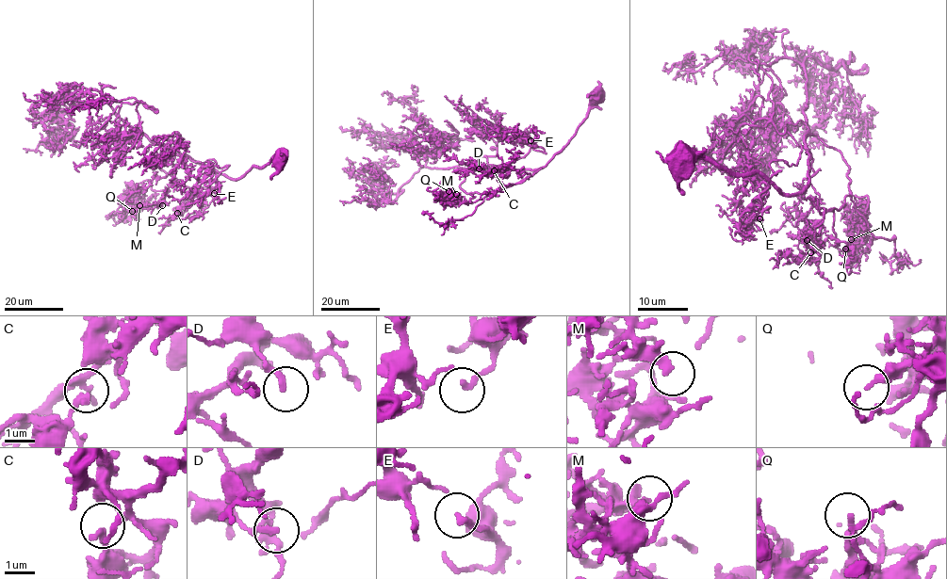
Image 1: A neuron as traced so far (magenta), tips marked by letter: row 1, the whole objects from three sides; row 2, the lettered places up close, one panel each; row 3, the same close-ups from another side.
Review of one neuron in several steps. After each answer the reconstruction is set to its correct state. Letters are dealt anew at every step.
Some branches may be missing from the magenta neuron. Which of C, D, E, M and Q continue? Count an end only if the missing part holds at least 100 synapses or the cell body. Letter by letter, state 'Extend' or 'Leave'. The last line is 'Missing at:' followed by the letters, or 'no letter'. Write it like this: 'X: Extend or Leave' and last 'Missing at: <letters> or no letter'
C: Leave
D: Leave
E: Leave
M: Leave
Q: Leave
Missing at: no letter

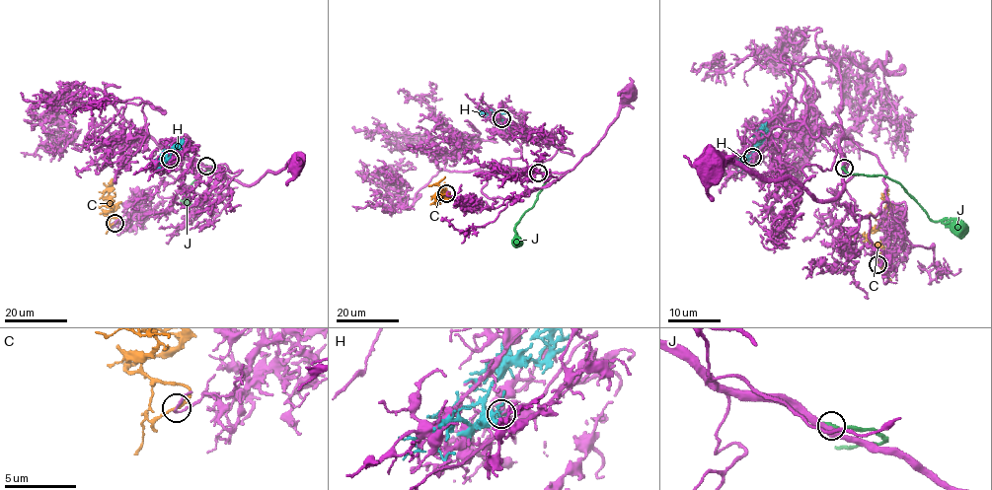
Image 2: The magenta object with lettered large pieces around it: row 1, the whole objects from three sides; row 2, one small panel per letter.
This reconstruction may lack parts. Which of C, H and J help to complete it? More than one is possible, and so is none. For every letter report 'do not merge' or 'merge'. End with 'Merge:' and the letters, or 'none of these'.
C: do not merge
H: do not merge
J: do not merge
Merge: none of these

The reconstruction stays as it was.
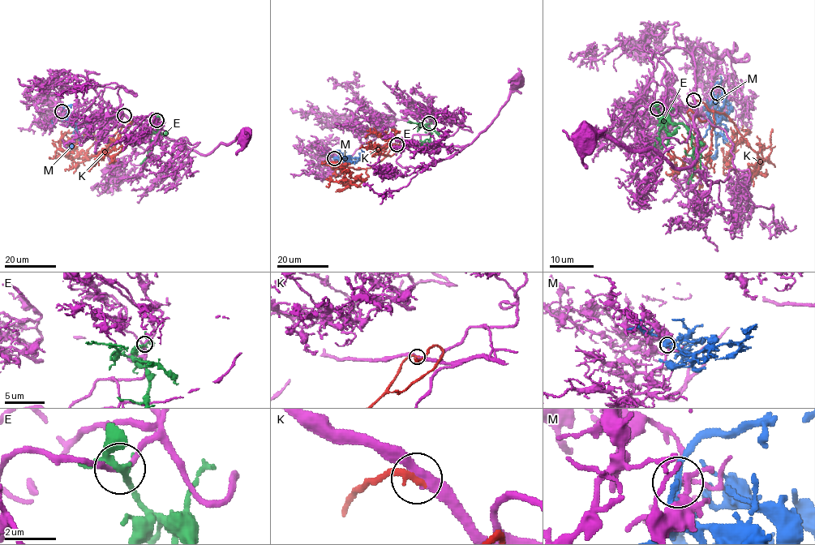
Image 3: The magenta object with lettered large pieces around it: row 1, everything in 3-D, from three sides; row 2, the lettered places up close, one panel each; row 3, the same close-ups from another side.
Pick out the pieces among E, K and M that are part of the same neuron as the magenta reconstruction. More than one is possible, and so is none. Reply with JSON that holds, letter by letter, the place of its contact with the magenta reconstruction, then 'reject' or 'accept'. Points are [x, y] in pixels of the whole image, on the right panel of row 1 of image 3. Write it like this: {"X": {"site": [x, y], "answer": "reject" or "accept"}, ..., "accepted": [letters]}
{"E": {"site": [657, 109], "answer": "reject"}, "K": {"site": [693, 100], "answer": "accept"}, "M": {"site": [718, 93], "answer": "reject"}, "accepted": ["K"]}

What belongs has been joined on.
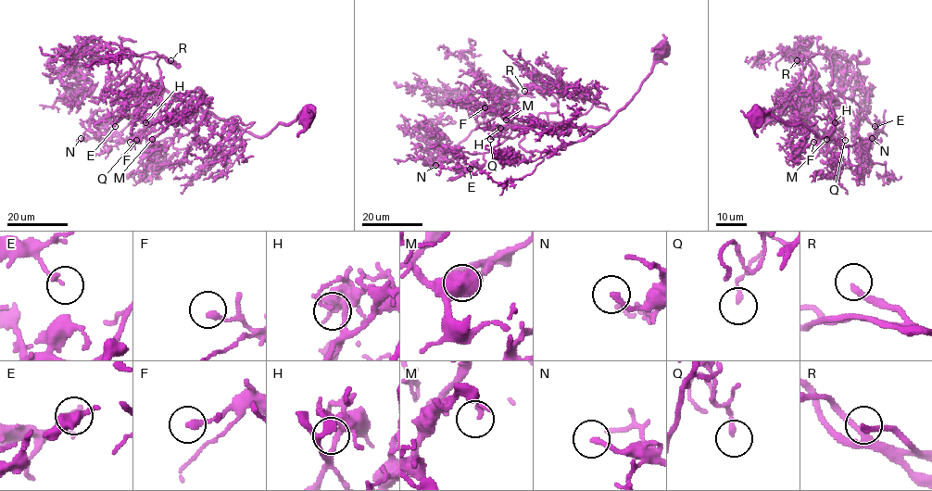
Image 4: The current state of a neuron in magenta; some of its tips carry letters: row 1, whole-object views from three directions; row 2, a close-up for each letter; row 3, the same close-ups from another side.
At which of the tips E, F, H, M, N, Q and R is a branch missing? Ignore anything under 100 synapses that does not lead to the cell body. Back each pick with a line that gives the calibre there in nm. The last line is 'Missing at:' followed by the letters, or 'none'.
R: calibre 220 nm
Missing at: R

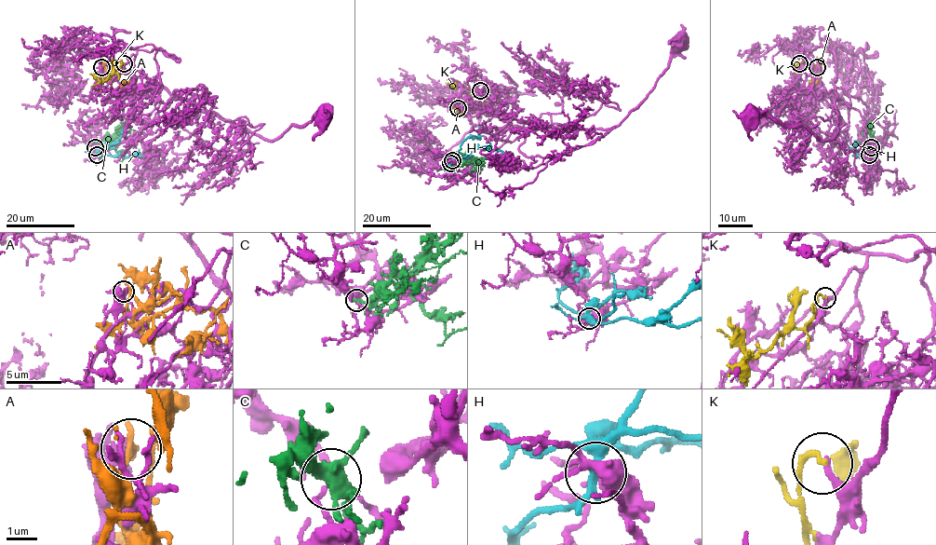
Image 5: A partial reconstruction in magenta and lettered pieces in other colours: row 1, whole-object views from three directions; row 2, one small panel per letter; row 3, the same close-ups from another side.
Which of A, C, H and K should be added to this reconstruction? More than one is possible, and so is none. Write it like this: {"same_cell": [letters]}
{"same_cell": []}

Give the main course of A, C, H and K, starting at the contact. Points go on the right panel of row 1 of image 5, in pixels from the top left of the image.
A: (816, 68), (815, 74), (819, 74), (815, 82), (812, 79), (811, 69)
C: (871, 147), (869, 143), (874, 136), (879, 143), (879, 150), (875, 157), (871, 156)
H: (869, 156), (862, 156), (849, 146), (839, 127)
K: (799, 63), (794, 81), (795, 69)

